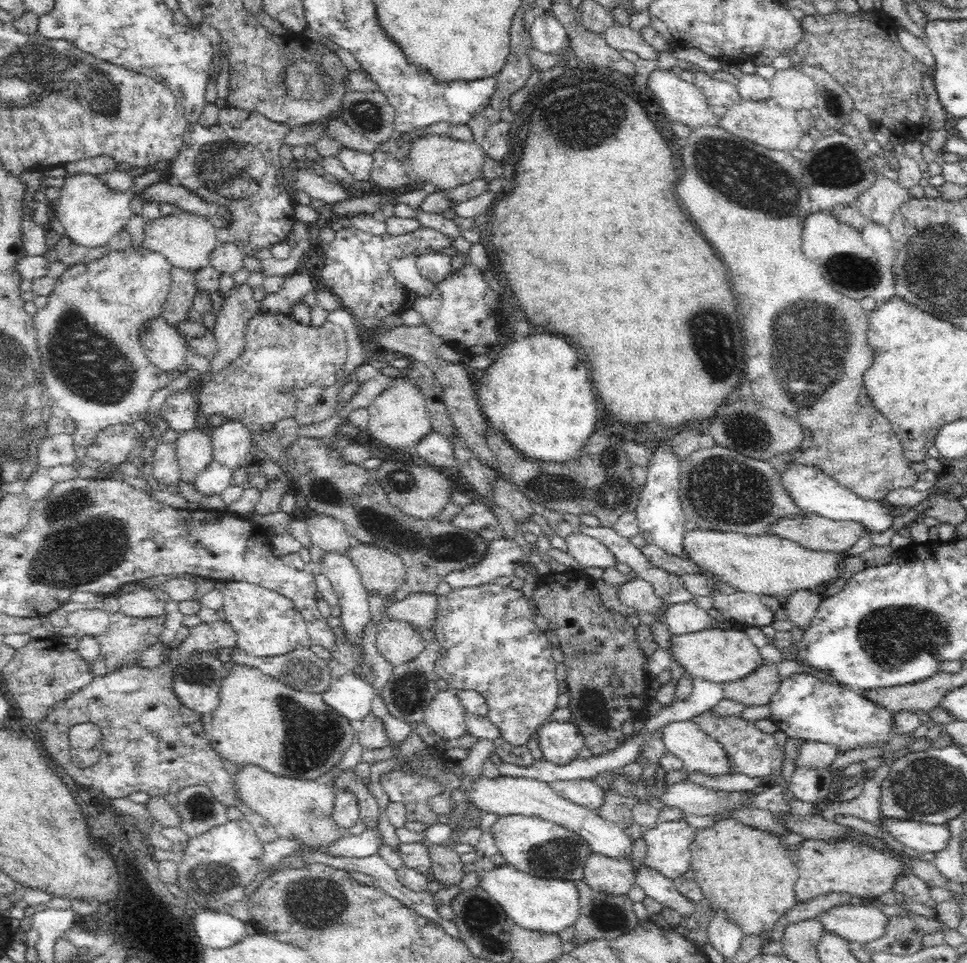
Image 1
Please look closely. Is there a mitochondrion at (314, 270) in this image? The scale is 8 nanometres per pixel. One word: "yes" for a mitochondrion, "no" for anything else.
no

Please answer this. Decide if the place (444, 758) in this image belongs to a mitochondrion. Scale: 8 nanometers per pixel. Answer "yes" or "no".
no

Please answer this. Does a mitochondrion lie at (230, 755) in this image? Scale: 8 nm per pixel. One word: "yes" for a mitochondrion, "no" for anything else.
no

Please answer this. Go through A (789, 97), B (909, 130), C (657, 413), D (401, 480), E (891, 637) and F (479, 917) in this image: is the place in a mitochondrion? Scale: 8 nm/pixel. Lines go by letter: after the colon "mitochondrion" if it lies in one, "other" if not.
A: other
B: other
C: other
D: mitochondrion
E: mitochondrion
F: mitochondrion

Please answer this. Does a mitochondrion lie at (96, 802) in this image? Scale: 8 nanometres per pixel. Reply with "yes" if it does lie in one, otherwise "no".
no

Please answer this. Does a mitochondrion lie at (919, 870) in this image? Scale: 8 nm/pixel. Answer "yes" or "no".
no

